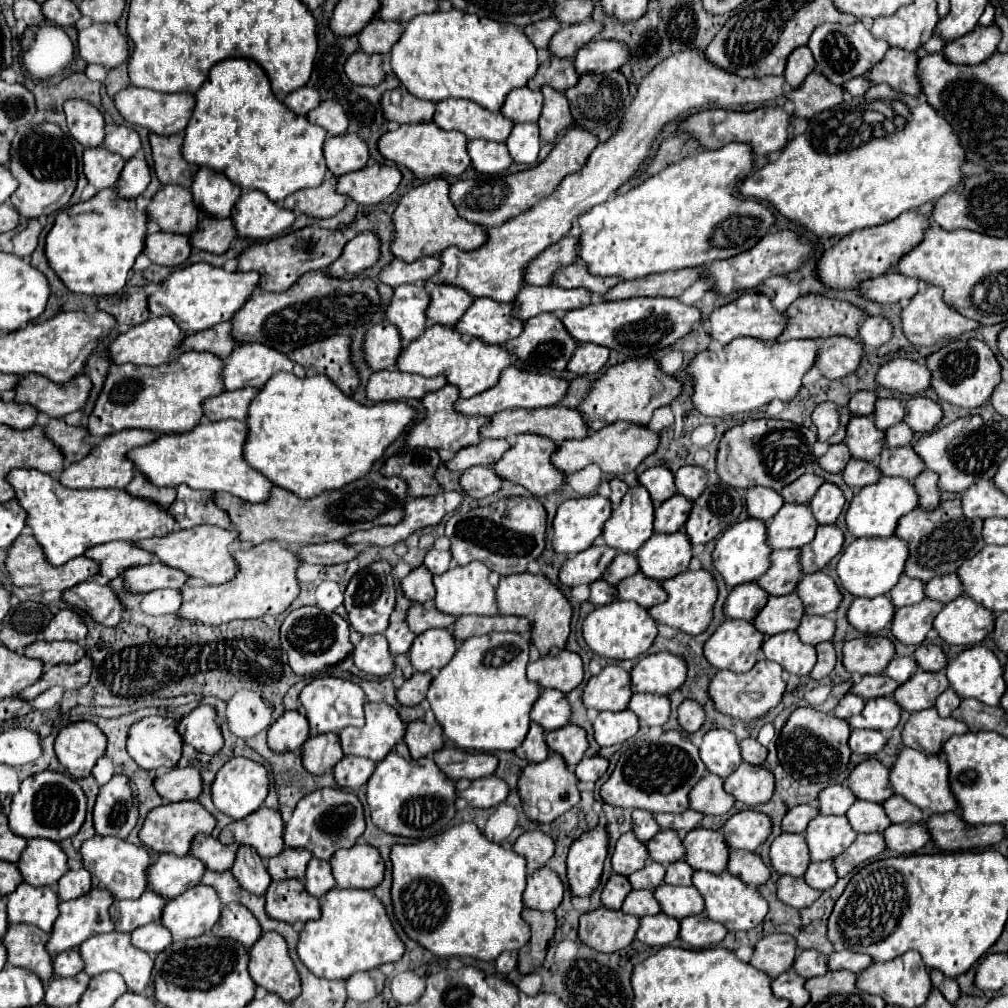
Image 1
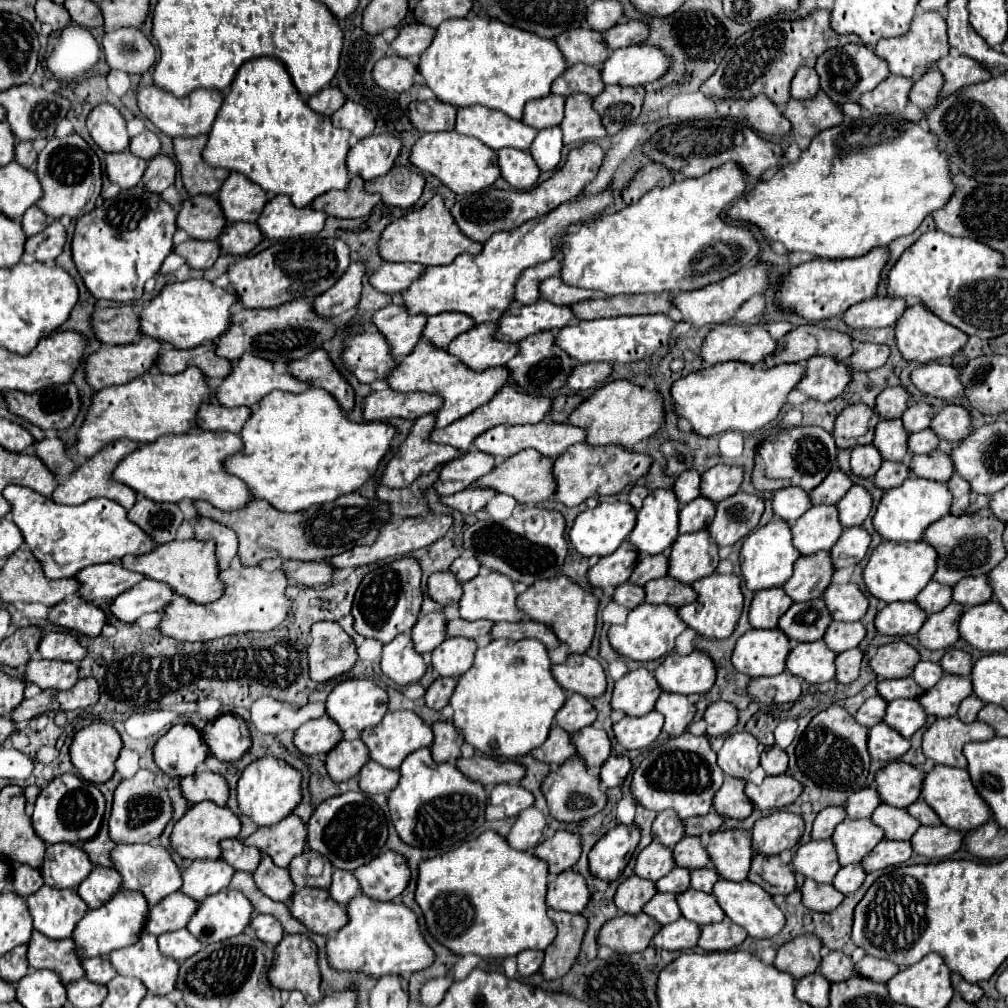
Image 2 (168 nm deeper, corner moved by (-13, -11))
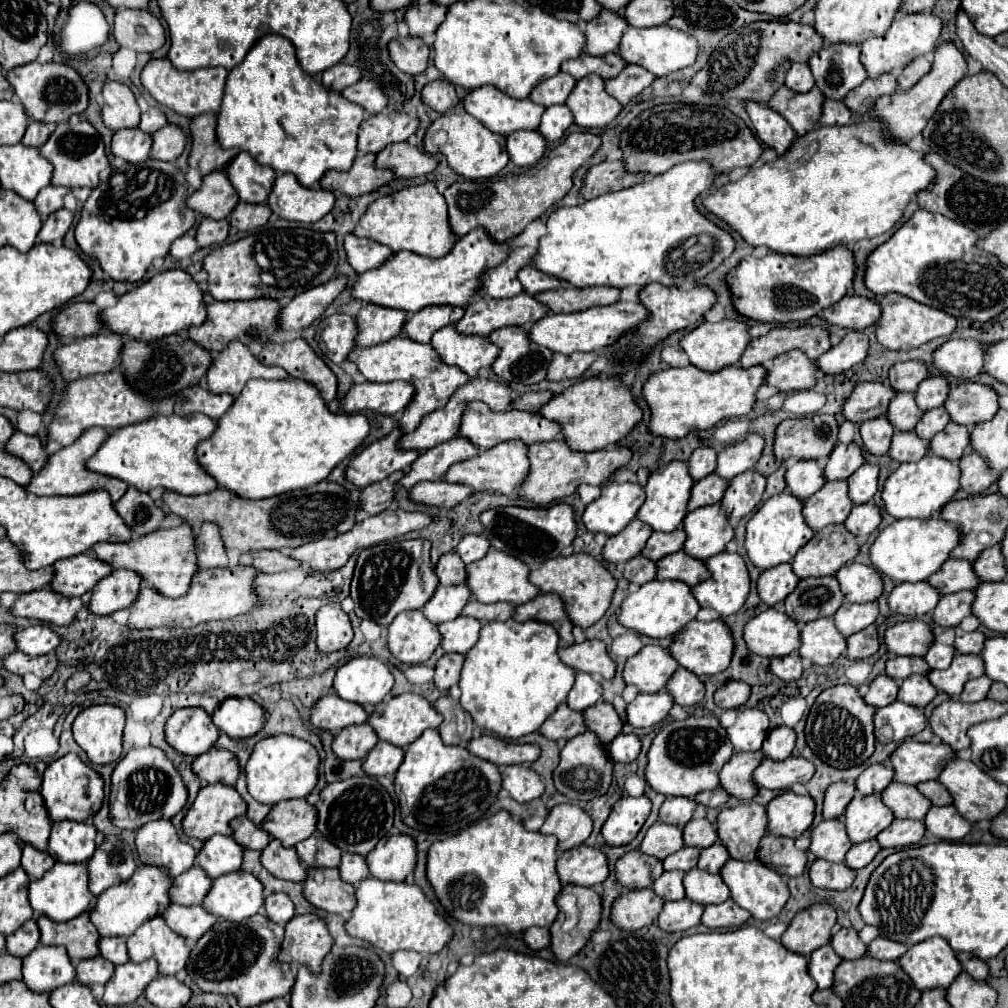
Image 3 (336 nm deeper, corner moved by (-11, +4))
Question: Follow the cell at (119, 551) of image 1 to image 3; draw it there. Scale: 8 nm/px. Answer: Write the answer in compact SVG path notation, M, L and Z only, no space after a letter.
M76 554L76 556L70 556L70 558L64 558L64 560L58 560L54 566L54 580L50 582L52 590L60 596L66 596L66 598L74 598L74 596L84 596L88 594L94 584L102 578L102 576L108 576L110 572L110 566L102 564L98 558L90 556L90 554Z

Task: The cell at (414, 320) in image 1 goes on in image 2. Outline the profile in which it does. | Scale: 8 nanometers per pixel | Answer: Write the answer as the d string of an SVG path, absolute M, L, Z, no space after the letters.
M392 303L374 315L378 331L388 339L396 361L408 357L416 343L422 339L426 315L410 315L402 303Z

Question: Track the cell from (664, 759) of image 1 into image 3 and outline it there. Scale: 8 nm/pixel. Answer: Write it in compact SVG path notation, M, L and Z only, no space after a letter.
M710 712L702 716L688 716L680 722L668 722L658 736L654 738L648 752L646 780L648 784L666 796L686 796L694 798L702 790L714 790L720 780L720 768L734 754L734 746L726 734L726 728L720 726L718 718Z

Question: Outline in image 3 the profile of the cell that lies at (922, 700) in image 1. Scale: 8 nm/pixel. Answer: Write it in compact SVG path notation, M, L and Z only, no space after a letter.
M956 654L950 668L928 672L928 678L932 680L932 684L938 690L950 694L954 700L958 700L964 684L978 676L984 676L984 660L980 654L974 654L974 656Z

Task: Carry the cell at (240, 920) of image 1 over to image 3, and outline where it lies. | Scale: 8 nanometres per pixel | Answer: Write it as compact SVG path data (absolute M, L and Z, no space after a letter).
M274 892L266 898L264 912L268 918L272 918L272 922L288 922L290 918L294 918L294 904L288 894Z

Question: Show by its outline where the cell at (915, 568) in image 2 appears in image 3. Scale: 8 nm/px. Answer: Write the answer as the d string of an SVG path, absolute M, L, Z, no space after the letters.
M902 518L886 526L870 548L872 564L878 572L894 578L896 582L920 582L932 576L950 556L960 542L960 528L954 522L938 518Z

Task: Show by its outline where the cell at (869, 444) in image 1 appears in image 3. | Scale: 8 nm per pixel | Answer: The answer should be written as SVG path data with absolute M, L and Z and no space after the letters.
M898 392L888 406L888 418L896 430L914 430L924 410L918 408L912 392Z

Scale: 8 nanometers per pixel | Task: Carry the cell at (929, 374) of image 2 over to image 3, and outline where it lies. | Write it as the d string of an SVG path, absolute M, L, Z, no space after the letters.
M964 338L964 340L948 340L934 352L934 362L940 370L946 374L952 374L954 378L972 380L978 376L984 368L984 352L986 344Z

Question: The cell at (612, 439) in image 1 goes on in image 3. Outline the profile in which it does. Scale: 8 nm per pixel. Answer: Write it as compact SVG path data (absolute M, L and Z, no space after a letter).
M564 440L554 442L542 442L542 444L530 444L528 446L528 460L530 460L530 472L526 480L518 486L516 496L524 498L526 502L534 502L538 506L546 506L550 502L562 500L580 484L604 484L618 468L626 466L632 452L628 448L610 448L610 450L596 450L596 452L572 452Z

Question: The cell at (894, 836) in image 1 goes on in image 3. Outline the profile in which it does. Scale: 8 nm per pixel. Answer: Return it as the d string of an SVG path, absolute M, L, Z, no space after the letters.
M932 806L924 818L926 830L940 840L962 840L970 832L970 824L954 806Z

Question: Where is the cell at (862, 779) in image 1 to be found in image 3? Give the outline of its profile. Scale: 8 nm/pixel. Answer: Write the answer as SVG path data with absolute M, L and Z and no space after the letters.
M906 740L902 742L896 752L892 754L892 766L894 766L894 780L896 782L904 782L904 784L920 784L926 780L934 780L940 776L940 772L944 770L944 766L956 758L956 752L948 746L948 744L932 744L932 742L914 742L914 740Z

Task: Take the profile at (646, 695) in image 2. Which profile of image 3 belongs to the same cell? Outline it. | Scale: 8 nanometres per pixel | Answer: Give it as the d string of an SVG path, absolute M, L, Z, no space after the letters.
M644 646L638 654L628 658L624 666L626 684L634 684L640 692L654 694L666 688L666 682L676 672L678 662L668 648Z

